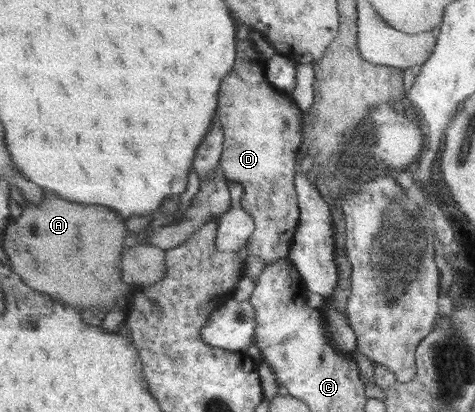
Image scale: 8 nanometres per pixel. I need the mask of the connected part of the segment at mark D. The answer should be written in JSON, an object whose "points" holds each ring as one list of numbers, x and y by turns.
{"points":[[238,40,238,58,231,74,223,79,218,100,219,121,225,131,224,149,220,168,227,179,239,184,243,190,242,205,245,212,255,219,255,232,248,240,249,254,259,256,266,264,286,258,294,245,294,236,298,232,300,206,296,190,295,164,298,165,298,153,303,145,304,112,295,104,291,95,280,91,266,77,267,56,256,50,253,41]]}

